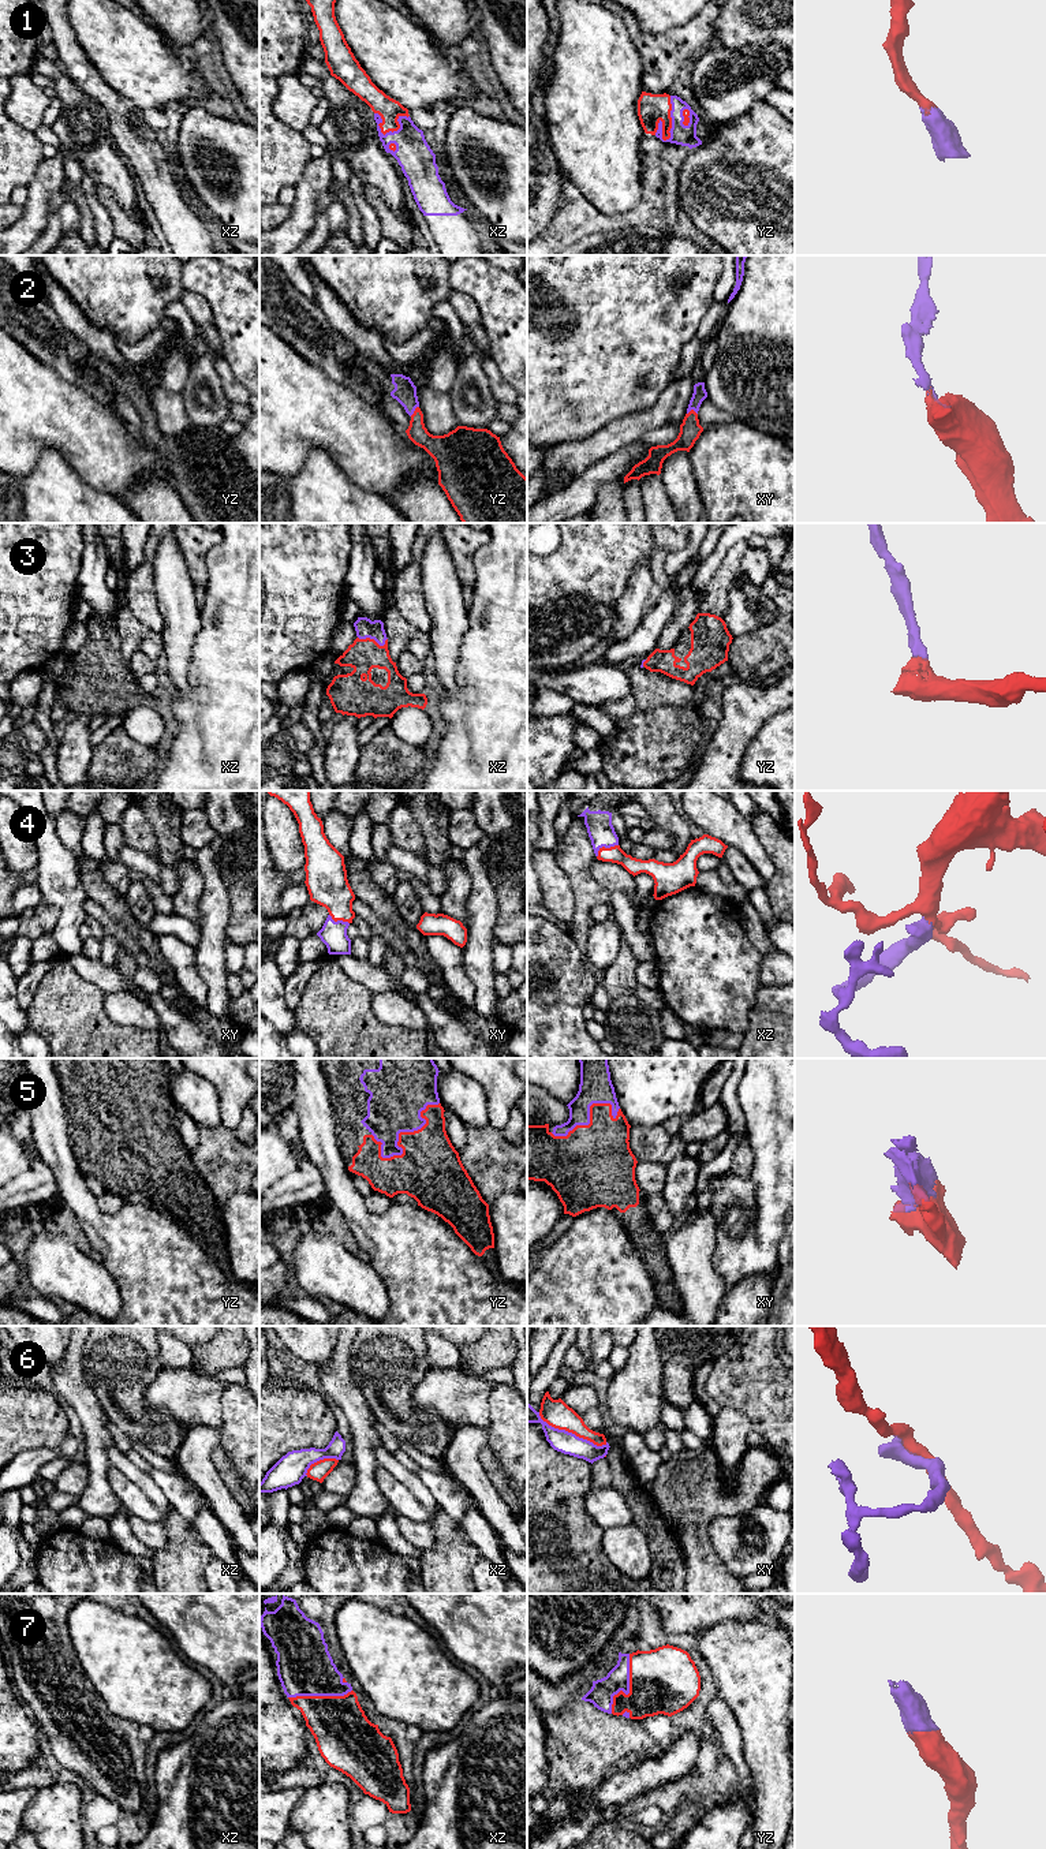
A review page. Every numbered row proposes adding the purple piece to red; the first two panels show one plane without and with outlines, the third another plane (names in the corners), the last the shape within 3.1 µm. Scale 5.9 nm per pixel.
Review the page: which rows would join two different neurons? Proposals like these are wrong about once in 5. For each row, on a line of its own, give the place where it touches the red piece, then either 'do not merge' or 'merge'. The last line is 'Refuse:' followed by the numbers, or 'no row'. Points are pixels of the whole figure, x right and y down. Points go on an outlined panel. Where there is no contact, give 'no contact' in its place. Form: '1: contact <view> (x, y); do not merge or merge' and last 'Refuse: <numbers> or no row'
1: contact yz (671, 119); merge
2: contact yz (414, 411); merge
3: contact xz (373, 639); merge
4: contact xz (604, 847); merge
5: contact yz (406, 1132); merge
6: contact xy (571, 1431); do not merge
7: contact yz (630, 1689); merge
Refuse: 6

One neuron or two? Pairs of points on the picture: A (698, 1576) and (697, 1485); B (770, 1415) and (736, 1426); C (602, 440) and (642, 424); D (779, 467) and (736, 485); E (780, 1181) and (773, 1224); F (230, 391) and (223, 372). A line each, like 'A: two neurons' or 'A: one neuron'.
A: one neuron
B: two neurons
C: one neuron
D: one neuron
E: one neuron
F: one neuron

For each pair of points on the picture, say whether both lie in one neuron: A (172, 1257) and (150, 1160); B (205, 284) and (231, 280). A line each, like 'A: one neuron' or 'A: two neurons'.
A: two neurons
B: one neuron

